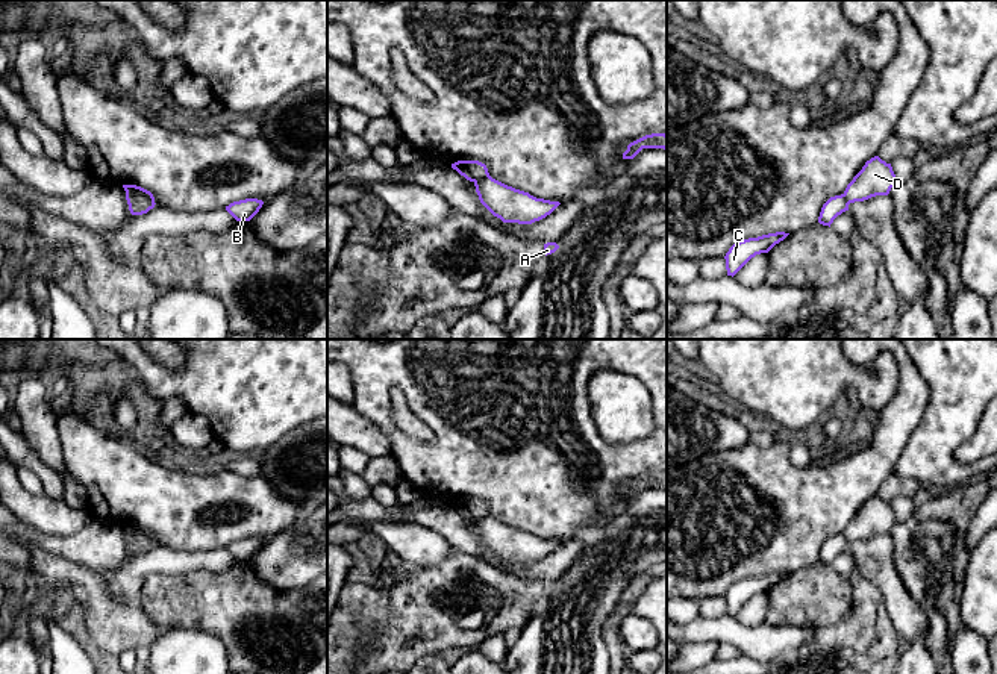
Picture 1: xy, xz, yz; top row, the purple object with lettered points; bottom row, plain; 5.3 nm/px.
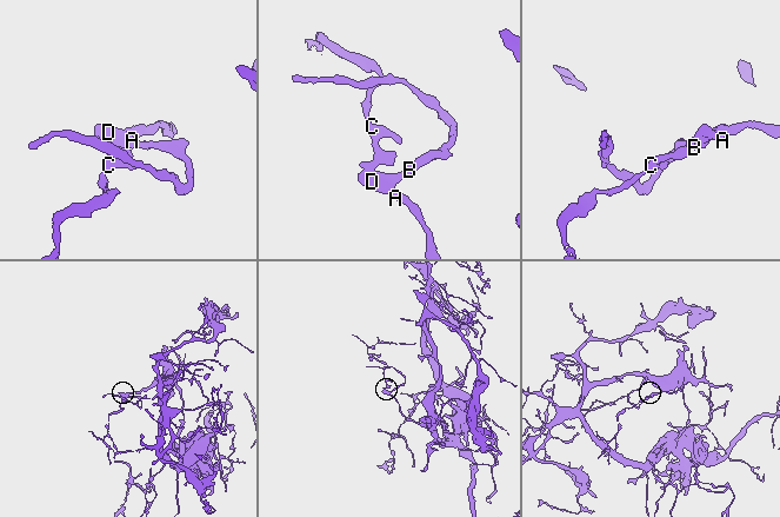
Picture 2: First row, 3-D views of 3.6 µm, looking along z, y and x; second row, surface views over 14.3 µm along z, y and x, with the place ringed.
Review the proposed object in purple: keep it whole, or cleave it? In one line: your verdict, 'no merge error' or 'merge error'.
merge error

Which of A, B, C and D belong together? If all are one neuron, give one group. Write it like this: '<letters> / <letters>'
A B D / C

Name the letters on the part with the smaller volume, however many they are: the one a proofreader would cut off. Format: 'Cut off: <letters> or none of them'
Cut off: C

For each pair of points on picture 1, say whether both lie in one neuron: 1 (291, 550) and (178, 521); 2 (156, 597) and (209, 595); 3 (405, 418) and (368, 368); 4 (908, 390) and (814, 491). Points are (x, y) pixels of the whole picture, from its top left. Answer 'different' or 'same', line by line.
1: different
2: same
3: different
4: same

